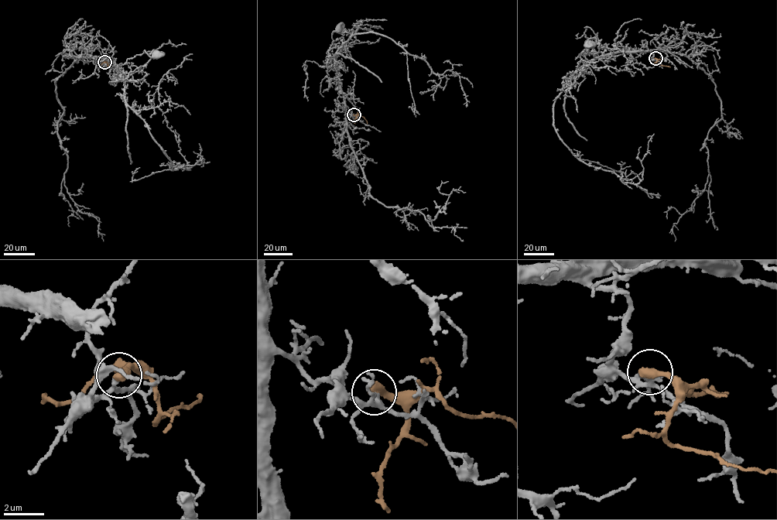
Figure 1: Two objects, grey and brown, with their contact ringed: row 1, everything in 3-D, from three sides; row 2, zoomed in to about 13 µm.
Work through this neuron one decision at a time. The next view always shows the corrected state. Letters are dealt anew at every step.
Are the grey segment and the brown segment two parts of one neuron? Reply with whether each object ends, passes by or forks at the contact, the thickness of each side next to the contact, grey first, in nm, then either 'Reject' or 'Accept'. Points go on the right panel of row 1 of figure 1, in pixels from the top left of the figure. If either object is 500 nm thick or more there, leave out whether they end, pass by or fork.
At the ring grey passes by. At the ring brown ends. Thickness 220 nm (grey) against 480 nm. Reject

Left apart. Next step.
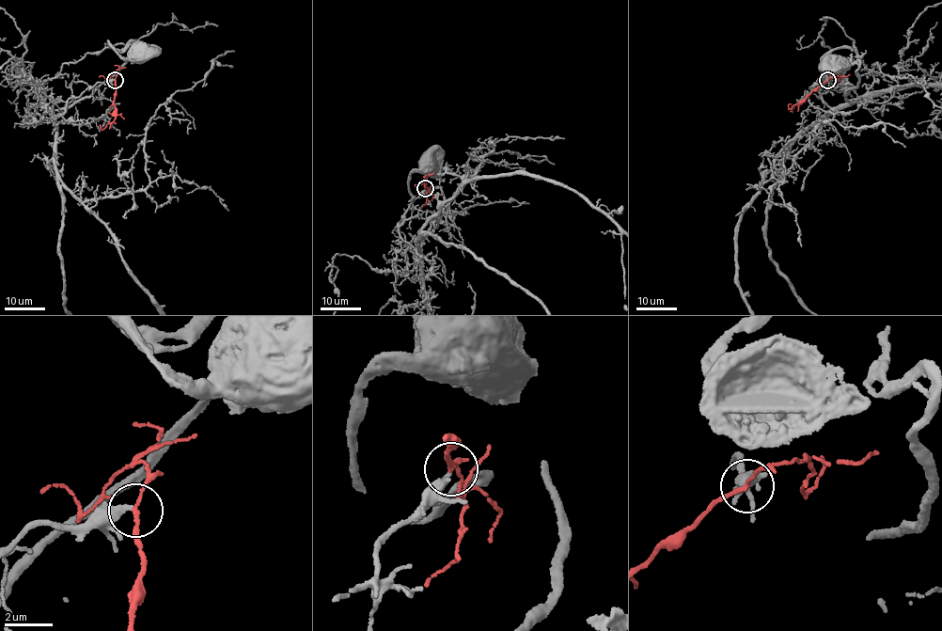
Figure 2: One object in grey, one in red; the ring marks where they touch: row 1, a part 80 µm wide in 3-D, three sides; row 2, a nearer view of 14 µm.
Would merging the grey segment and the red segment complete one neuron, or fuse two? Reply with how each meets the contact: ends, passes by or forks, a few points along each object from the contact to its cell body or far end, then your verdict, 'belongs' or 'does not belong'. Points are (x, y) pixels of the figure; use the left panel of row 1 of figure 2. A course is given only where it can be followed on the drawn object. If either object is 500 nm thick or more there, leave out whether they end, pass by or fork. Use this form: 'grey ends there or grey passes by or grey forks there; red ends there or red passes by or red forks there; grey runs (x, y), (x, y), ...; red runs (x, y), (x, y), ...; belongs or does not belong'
grey ends there; red passes by; grey runs (115, 80), (70, 99), (54, 127), (55, 116), (91, 93), (134, 51), (108, 41), (126, 58), (139, 54); red runs (115, 80), (114, 120), (102, 130), (99, 125); belongs

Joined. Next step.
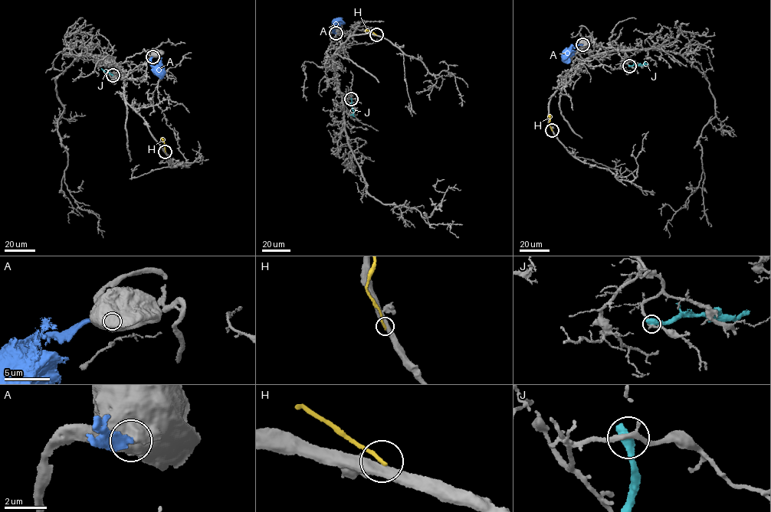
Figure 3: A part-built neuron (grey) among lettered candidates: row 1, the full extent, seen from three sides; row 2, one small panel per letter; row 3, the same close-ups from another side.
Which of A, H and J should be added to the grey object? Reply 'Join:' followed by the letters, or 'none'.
Join: none

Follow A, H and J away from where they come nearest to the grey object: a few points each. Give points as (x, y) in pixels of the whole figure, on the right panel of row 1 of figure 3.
A: (582, 44), (569, 48), (568, 63)
H: (552, 130), (549, 122), (550, 114)
J: (629, 66), (647, 64)

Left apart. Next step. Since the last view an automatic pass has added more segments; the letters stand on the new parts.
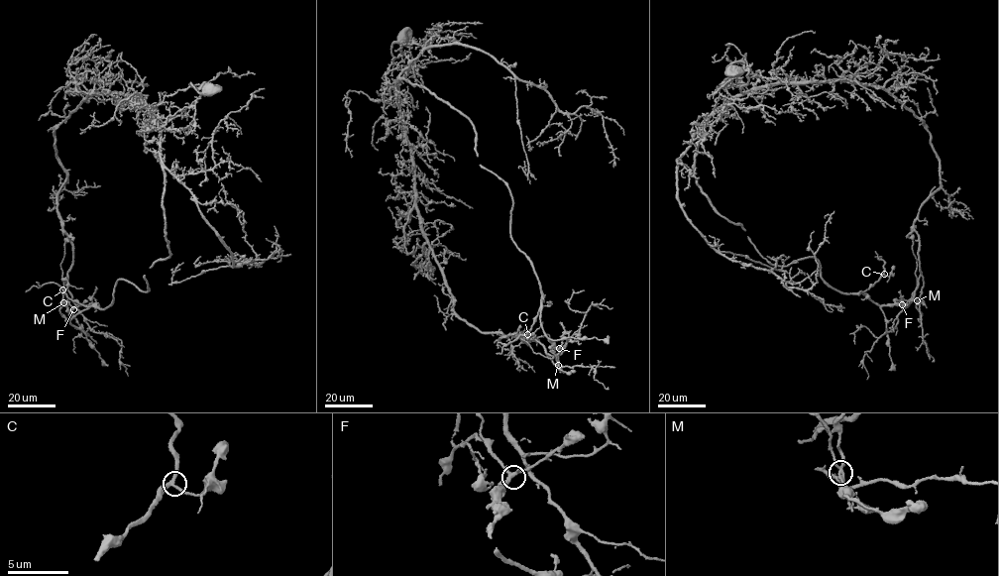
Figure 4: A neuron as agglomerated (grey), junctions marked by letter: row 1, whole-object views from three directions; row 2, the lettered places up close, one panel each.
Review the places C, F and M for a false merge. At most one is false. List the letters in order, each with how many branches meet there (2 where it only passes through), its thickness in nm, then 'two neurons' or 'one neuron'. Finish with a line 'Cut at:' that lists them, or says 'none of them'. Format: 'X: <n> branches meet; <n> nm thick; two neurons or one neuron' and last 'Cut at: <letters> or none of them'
C: 3 branches meet; 260 nm thick; one neuron
F: 3 branches meet; 300 nm thick; one neuron
M: 4 branches meet; 240 nm thick; one neuron
Cut at: none of them

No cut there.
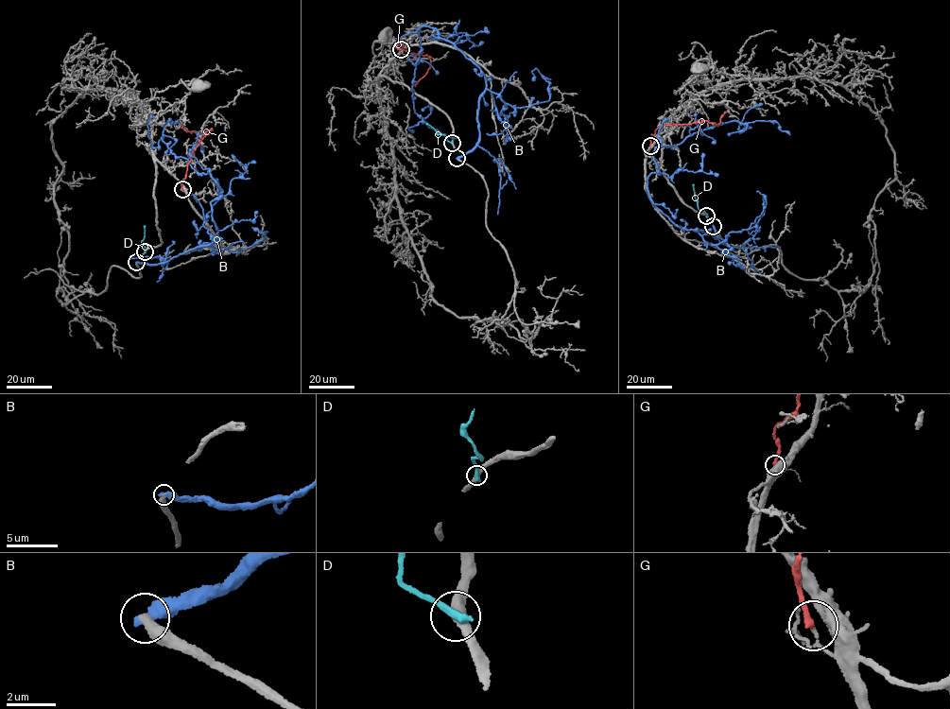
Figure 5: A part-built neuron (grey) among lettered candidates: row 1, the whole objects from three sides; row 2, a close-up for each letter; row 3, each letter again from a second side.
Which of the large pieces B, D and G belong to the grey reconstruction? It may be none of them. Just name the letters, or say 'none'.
none

